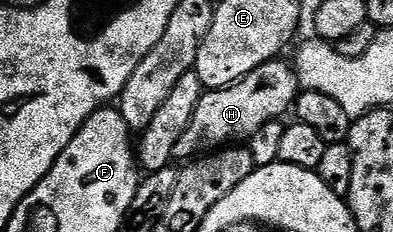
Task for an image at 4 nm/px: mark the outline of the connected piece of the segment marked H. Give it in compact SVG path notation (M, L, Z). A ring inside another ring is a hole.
M282 58L270 60L227 88L203 91L196 106L196 114L192 114L192 122L188 122L188 130L184 130L180 142L176 142L174 160L190 162L203 154L227 146L241 145L243 142L249 142L256 130L260 130L260 126L273 120L282 120L285 112L289 113L293 109L300 91L298 75L293 67L284 61Z

